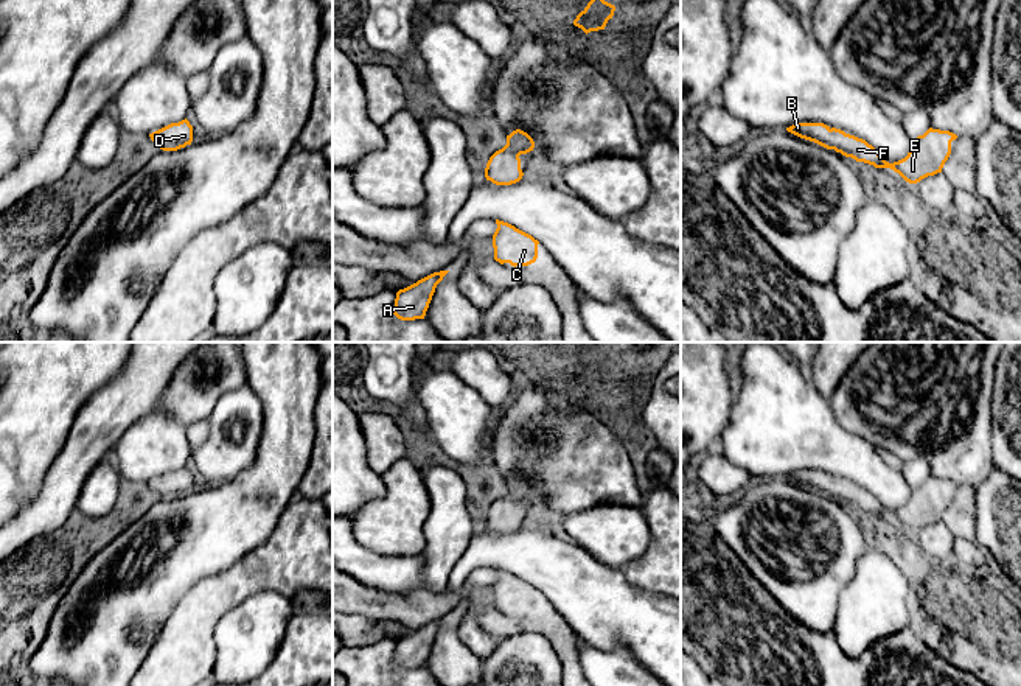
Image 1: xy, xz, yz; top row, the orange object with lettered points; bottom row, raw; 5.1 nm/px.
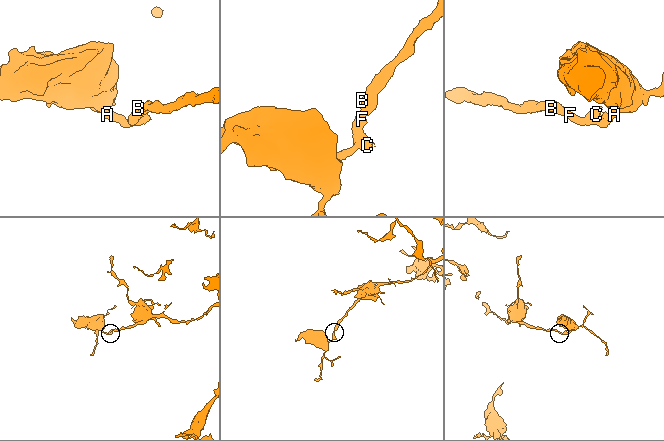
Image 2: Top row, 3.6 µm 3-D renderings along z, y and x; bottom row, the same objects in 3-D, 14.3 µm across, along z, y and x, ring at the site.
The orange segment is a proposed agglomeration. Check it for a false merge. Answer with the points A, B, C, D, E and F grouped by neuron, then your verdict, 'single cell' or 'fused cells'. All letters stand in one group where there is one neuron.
groups A B C D E F; single cell

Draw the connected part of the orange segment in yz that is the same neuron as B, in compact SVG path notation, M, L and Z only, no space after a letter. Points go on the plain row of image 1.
M794 471L786 476L786 479L827 498L835 498L856 510L864 510L875 516L890 516L909 532L917 532L928 524L942 521L951 502L951 490L957 487L957 484L950 479L929 476L923 484L912 488L904 507L889 512L866 488L824 471Z

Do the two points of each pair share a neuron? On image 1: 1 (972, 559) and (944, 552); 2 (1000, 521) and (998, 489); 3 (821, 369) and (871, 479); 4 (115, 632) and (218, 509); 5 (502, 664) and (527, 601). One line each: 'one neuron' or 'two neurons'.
1: one neuron
2: one neuron
3: two neurons
4: one neuron
5: two neurons

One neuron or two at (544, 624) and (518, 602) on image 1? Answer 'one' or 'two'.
one

